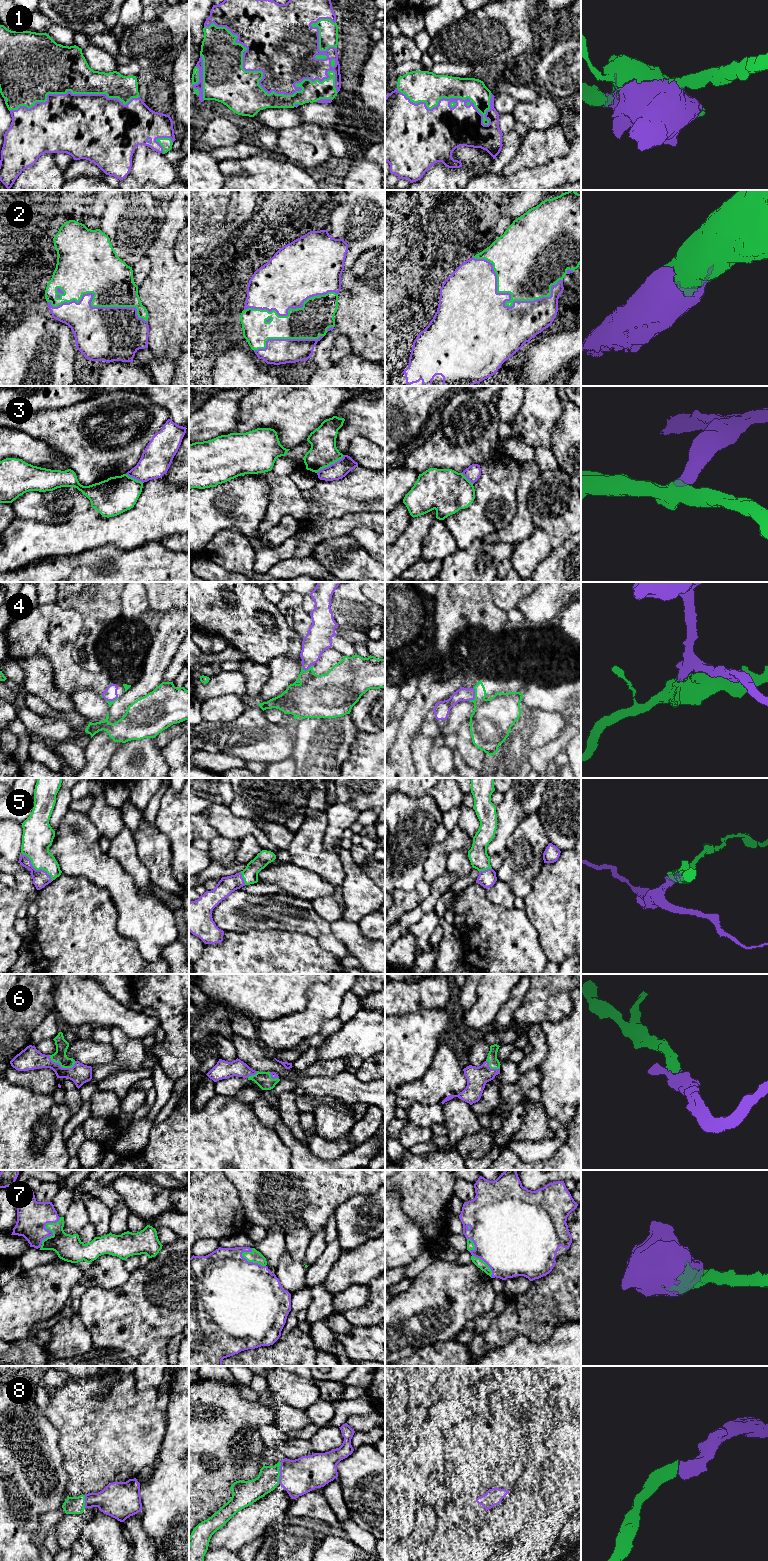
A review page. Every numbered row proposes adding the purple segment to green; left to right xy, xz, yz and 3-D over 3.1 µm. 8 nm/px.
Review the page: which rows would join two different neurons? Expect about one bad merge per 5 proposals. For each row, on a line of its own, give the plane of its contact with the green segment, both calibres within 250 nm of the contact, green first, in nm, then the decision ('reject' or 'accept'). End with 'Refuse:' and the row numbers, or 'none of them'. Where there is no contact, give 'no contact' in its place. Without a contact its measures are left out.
1: meets green in xz; 320 nm thick on the green side, 340 nm on the other; accept
2: meets green in yz; 380 nm thick on the green side, 460 nm on the other; accept
3: meets green in xz; 220 nm thick on the green side, 140 nm on the other; reject
4: meets green in yz; 340 nm thick on the green side, 110 nm on the other; reject
5: meets green in xy; 240 nm thick on the green side, 130 nm on the other; accept
6: meets green in xy; 100 nm thick on the green side, 170 nm on the other; accept
7: meets green in xy; 220 nm thick on the green side, 260 nm on the other; accept
8: meets green in xz; 170 nm thick on the green side, 280 nm on the other; accept
Refuse: 3, 4

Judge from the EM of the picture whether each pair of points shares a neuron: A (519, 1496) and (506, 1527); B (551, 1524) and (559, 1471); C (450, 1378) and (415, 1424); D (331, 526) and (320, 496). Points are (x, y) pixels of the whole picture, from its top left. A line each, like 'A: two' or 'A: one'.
A: one
B: one
C: one
D: two

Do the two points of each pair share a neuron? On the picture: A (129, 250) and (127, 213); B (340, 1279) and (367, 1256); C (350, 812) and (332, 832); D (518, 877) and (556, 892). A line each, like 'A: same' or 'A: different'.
A: same
B: same
C: same
D: different

